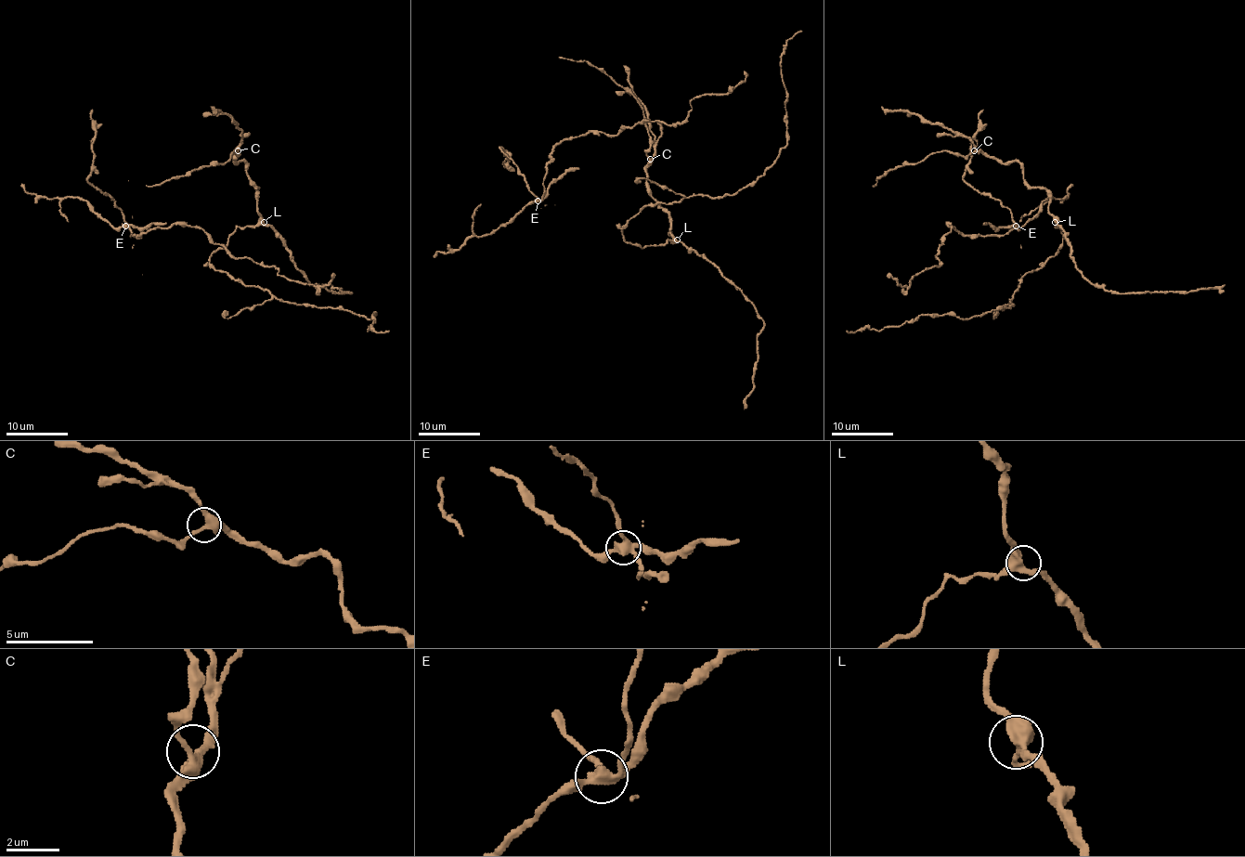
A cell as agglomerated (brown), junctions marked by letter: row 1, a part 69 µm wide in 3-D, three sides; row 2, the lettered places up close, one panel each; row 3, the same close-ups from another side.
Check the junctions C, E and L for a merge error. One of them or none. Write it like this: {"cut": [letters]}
{"cut": ["E"]}

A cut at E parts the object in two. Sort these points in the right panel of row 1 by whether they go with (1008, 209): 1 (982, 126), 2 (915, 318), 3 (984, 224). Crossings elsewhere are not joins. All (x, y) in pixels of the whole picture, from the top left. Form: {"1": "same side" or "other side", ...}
{"1": "same side", "2": "other side", "3": "other side"}

